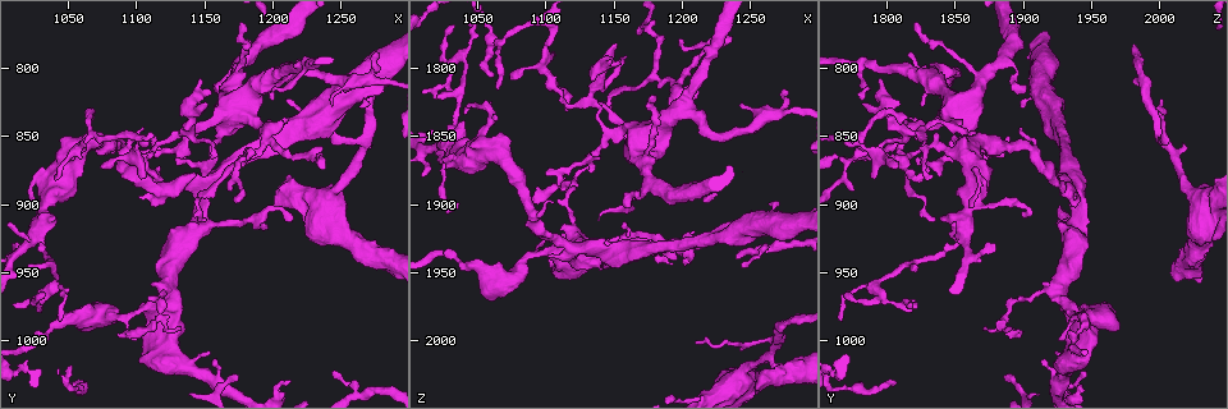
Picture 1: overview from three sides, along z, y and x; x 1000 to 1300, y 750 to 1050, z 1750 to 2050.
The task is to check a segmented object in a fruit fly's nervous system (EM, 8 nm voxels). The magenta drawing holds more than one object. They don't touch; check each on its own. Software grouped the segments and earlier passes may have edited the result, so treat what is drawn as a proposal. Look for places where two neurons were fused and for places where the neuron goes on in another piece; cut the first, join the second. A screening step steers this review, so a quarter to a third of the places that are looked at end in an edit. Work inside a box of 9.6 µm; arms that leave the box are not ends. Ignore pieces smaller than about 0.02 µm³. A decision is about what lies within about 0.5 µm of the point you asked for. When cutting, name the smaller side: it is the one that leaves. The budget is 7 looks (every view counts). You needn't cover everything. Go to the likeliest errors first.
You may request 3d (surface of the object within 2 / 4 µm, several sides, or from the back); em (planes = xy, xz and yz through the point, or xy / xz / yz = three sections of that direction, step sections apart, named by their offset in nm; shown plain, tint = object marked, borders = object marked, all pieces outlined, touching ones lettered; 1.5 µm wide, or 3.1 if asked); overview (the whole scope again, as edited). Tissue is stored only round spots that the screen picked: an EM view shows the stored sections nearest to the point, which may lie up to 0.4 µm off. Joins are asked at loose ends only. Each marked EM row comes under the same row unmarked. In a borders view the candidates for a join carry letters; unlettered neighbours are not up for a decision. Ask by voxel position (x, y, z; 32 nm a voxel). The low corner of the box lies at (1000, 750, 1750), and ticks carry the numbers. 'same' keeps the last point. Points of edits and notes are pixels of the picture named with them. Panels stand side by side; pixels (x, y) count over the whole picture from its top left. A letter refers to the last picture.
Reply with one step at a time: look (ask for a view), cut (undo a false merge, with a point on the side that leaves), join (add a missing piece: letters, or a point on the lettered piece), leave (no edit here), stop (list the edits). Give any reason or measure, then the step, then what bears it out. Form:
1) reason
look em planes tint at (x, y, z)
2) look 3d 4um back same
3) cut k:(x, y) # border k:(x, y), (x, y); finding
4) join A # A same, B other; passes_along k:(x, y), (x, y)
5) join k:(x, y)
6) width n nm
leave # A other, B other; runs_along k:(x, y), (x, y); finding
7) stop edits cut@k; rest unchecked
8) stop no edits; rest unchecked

an open end
look em xy step 4 borders at (1102, 892, 1938)

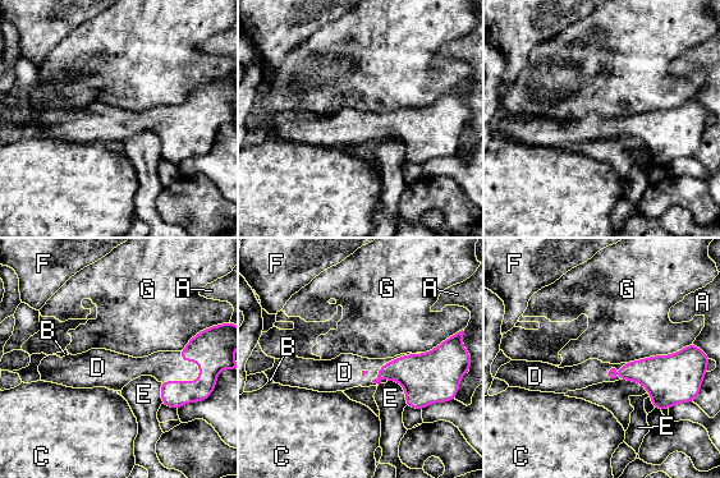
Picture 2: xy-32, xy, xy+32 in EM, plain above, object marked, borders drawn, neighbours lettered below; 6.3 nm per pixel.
join D # A other, B other, C other, D same, E other, F other, G other; passes_along 2:(214, 353), (186, 381), (164, 366); it goes on there

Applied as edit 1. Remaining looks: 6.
see it whole again
look overview

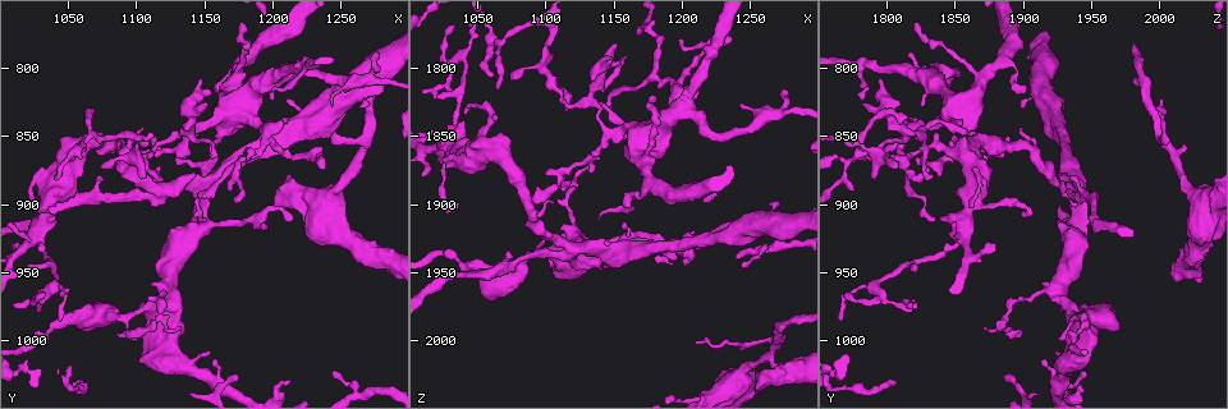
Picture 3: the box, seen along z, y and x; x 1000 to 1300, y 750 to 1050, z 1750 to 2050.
branch stops here
look 3d 4um at (1212, 836, 1820)

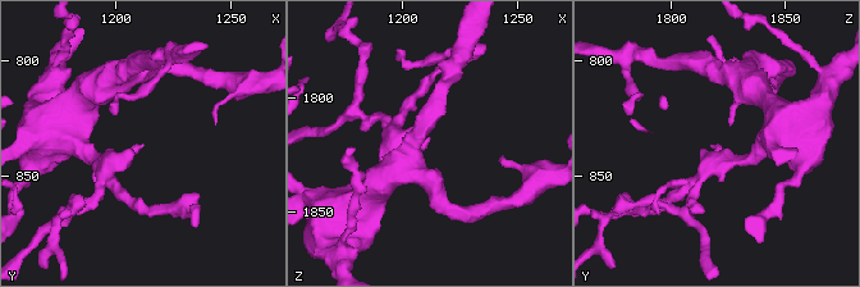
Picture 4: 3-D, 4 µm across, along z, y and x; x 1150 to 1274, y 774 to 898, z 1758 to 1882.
look em xy step 4 tint at (1212, 835, 1819)

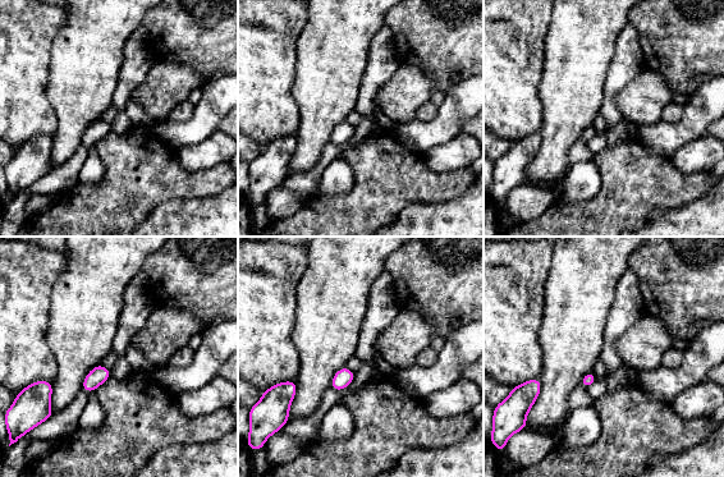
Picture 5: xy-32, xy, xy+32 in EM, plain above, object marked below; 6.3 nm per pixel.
look em planes borders same

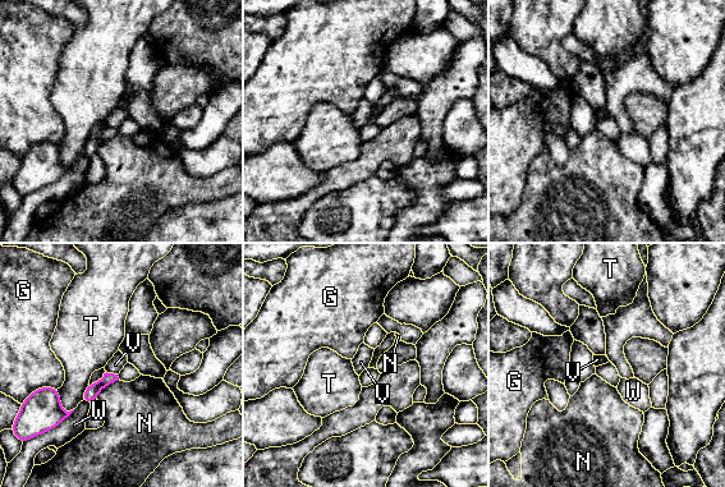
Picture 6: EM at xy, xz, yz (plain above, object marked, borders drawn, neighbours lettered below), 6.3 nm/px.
leave # G other, N other, T other, V other, W other; border 6:(106, 371), (116, 375); none of them fits

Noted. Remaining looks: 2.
thin end
look em planes borders at (1134, 992, 1870)

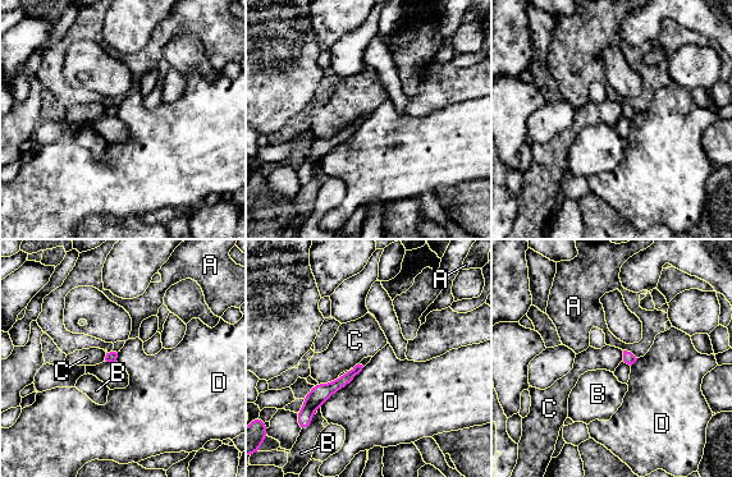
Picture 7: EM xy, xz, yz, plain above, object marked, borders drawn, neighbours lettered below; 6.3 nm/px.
width 70 nm; longest_contact D 380 nm
leave # A other, B other, C other, D other; none of them fits

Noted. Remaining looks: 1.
stop edits join@2; rest unchecked

